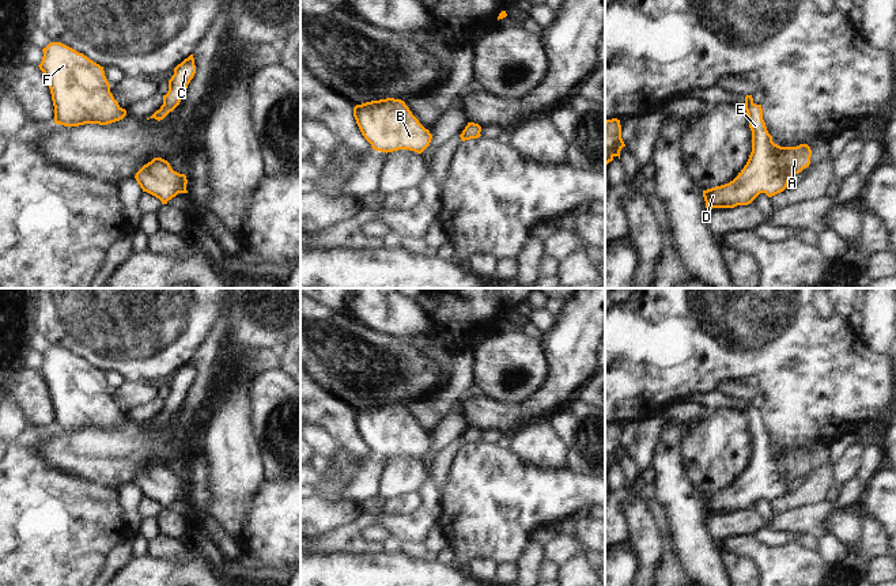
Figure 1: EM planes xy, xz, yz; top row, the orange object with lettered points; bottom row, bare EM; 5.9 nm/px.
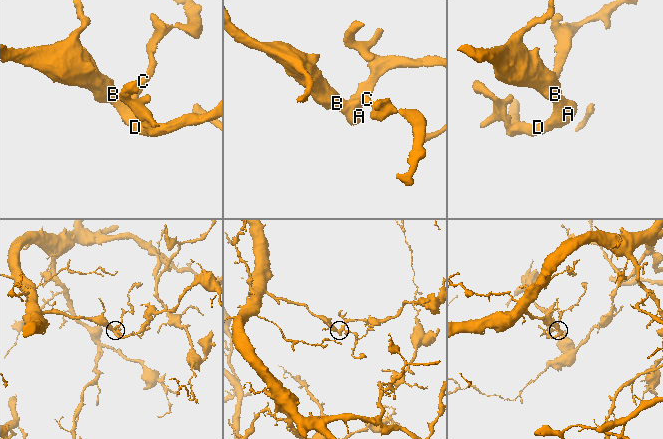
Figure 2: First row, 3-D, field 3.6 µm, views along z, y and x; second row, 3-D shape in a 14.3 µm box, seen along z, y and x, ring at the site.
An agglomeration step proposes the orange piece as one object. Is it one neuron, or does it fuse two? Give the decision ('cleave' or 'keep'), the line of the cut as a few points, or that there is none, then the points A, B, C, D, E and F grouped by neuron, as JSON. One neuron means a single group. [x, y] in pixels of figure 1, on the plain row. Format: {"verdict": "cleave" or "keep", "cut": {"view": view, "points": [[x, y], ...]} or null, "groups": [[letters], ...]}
{"verdict": "keep", "cut": null, "groups": [["A", "B", "C", "D", "E", "F"]]}

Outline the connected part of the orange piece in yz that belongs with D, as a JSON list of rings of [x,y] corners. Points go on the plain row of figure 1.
[[[745,401],[744,409],[752,435],[752,457],[744,473],[729,488],[703,495],[706,513],[734,513],[751,509],[760,498],[772,502],[783,496],[789,485],[809,472],[808,449],[780,451],[772,446],[763,424],[761,409]]]

